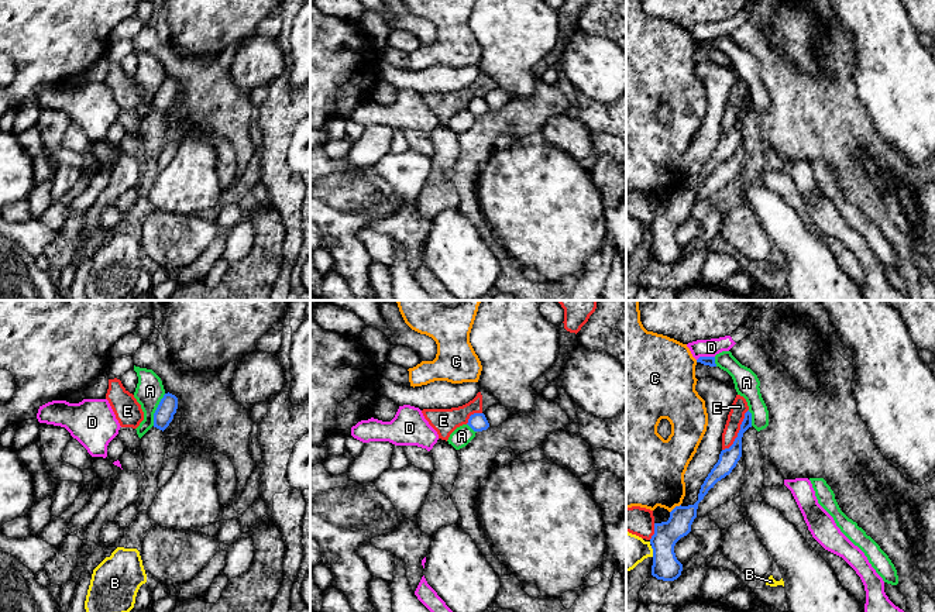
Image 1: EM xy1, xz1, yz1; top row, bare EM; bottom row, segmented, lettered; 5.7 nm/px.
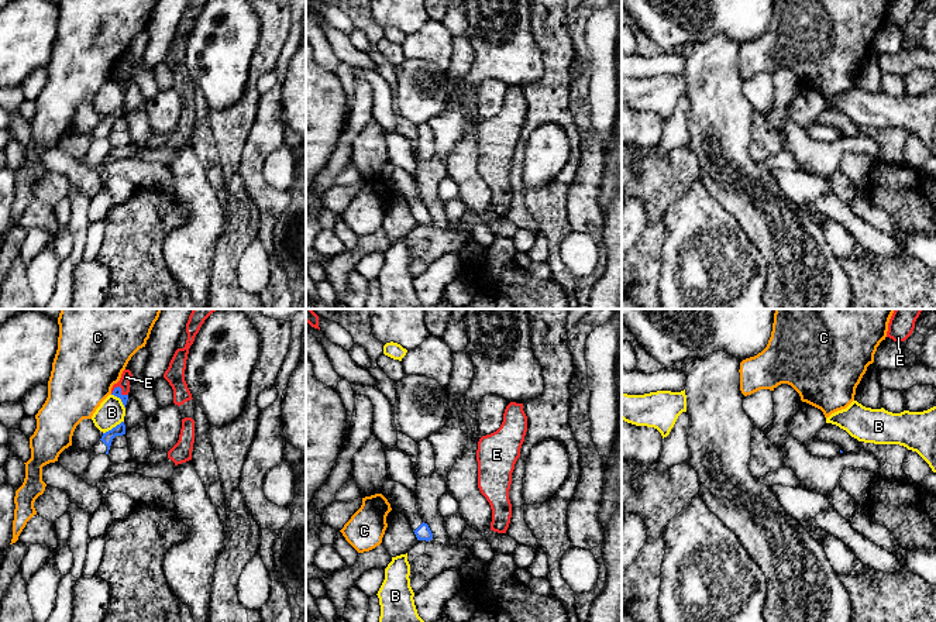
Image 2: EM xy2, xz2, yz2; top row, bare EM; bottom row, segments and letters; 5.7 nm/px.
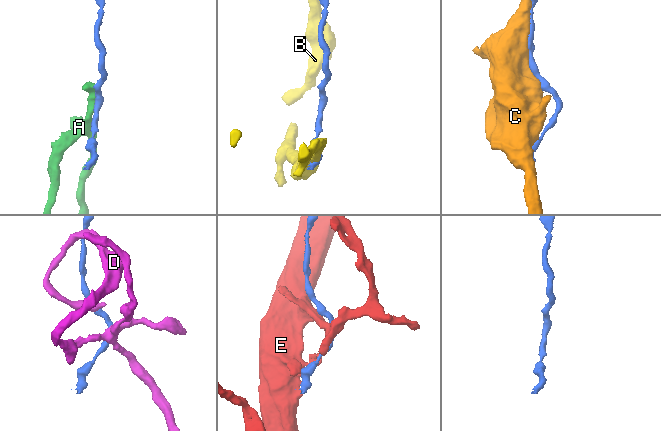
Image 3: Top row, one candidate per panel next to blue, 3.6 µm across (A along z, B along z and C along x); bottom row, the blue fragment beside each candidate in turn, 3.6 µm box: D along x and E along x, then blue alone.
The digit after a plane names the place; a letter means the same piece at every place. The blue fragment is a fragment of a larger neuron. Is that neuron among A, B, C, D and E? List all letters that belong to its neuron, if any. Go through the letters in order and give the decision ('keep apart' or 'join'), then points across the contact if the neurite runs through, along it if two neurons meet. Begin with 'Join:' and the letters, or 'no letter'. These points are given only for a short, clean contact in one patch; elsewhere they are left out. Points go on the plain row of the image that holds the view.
Join: no letter
A: keep apart | along xy1 (165, 78), (154, 98), (153, 109)
B: keep apart | along xy2 (123, 105), (103, 117)
C: keep apart
D: keep apart | along yz1 (714, 40), (701, 40), (697, 44)
E: keep apart

